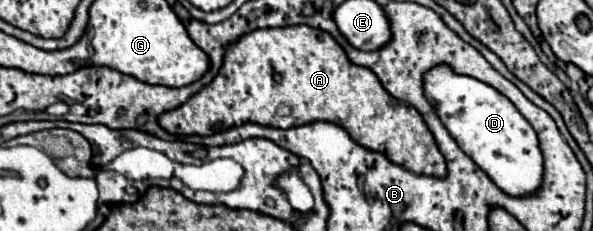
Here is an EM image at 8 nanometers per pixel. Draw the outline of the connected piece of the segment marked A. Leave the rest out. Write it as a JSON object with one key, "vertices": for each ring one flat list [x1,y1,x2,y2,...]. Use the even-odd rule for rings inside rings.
{"vertices":[[308,24,244,34,226,48,220,74,186,104,164,112,160,126,170,134,212,136,246,122,292,128,316,120,342,126,358,144,382,152,390,162,414,174,434,178,448,174,446,158,420,112,390,96,372,70,352,64,328,32]]}

